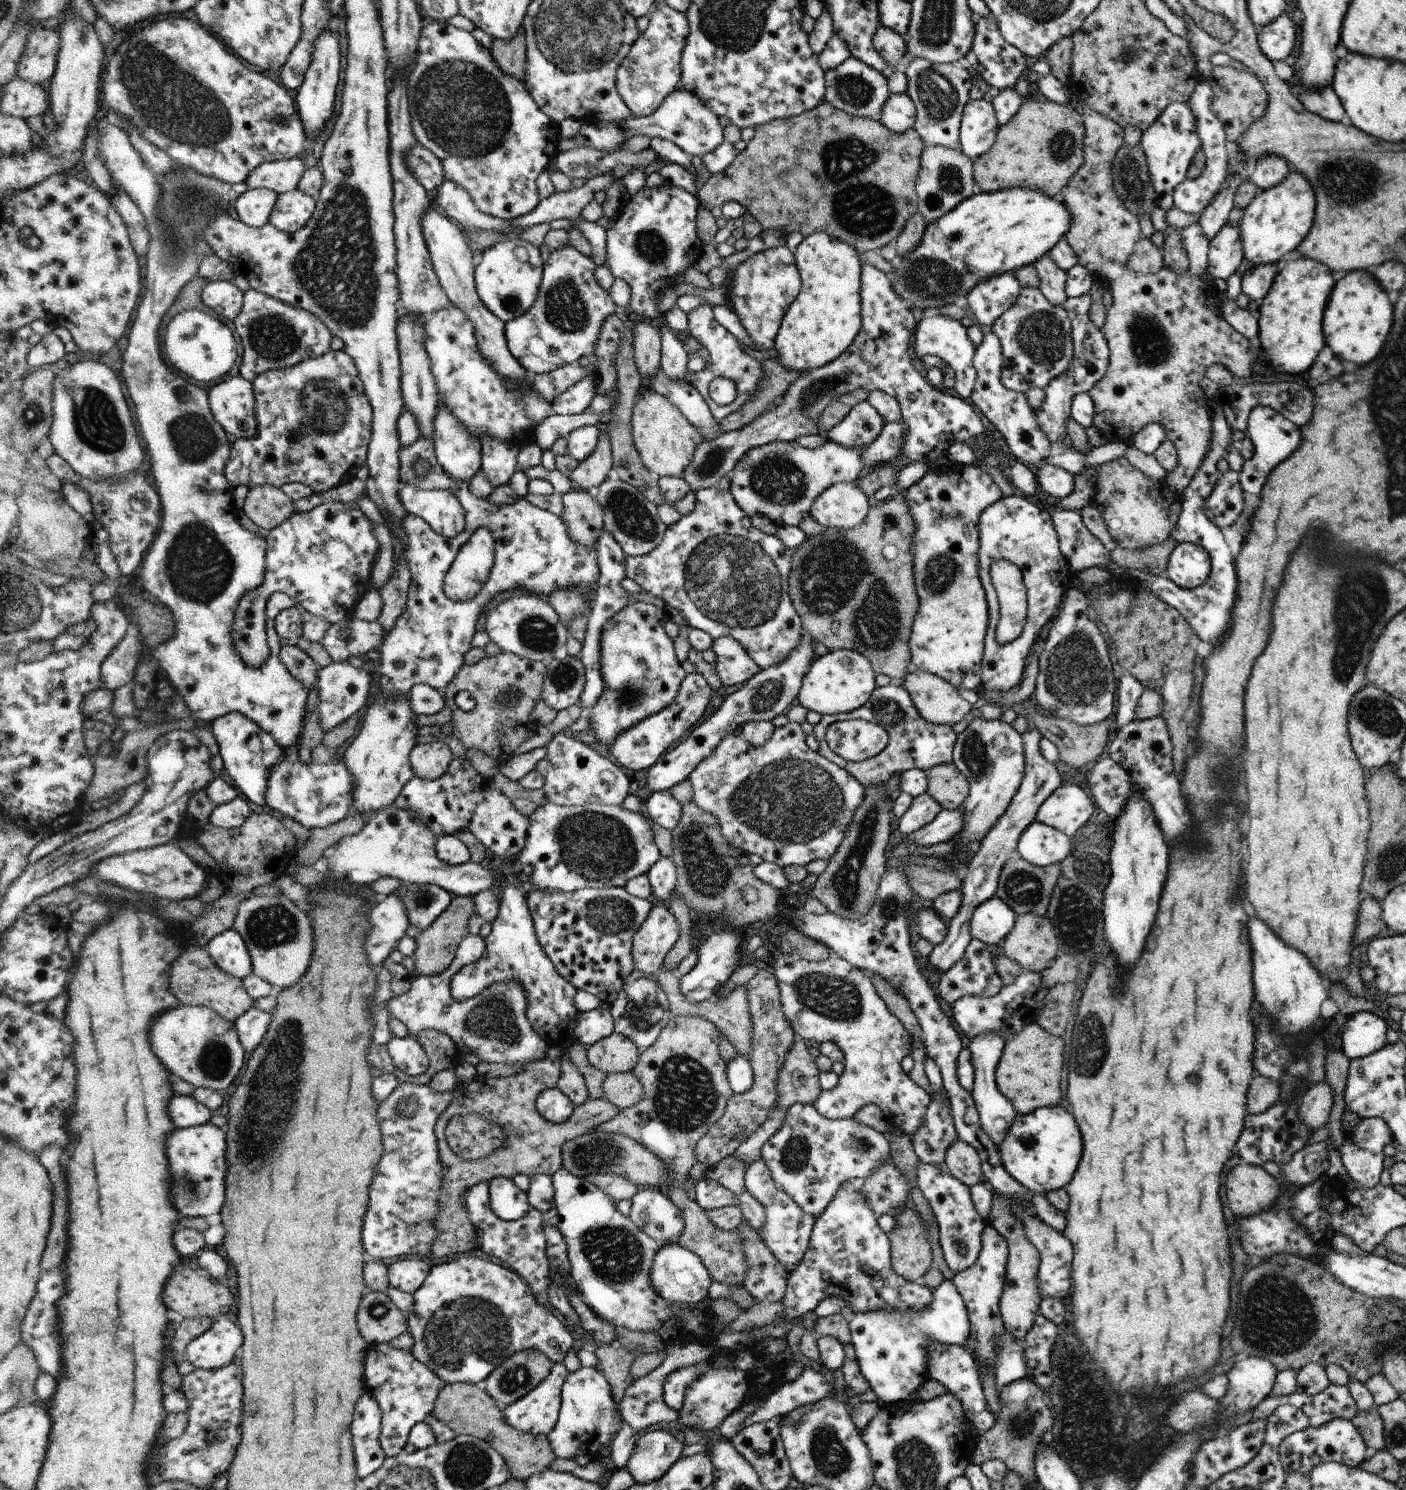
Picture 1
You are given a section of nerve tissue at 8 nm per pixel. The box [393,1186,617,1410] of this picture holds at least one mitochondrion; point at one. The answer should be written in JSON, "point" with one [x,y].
{"point":[467,1330]}

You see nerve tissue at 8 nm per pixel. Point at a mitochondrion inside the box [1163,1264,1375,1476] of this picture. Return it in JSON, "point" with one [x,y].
{"point":[1280,1320]}

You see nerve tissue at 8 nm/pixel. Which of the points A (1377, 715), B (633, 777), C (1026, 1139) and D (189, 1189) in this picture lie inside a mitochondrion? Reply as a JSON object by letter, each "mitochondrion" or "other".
{"A":"mitochondrion","B":"other","C":"mitochondrion","D":"mitochondrion"}

